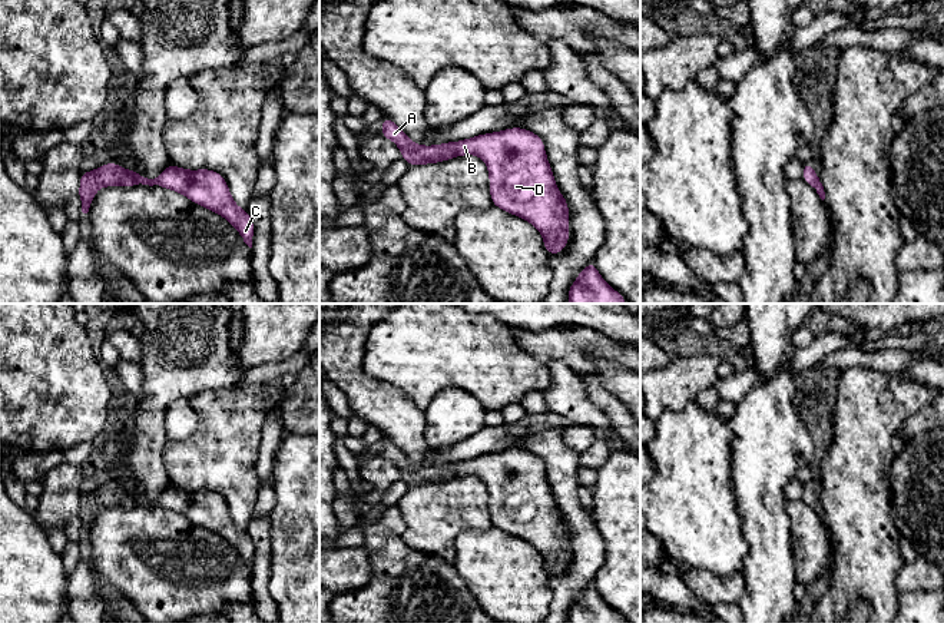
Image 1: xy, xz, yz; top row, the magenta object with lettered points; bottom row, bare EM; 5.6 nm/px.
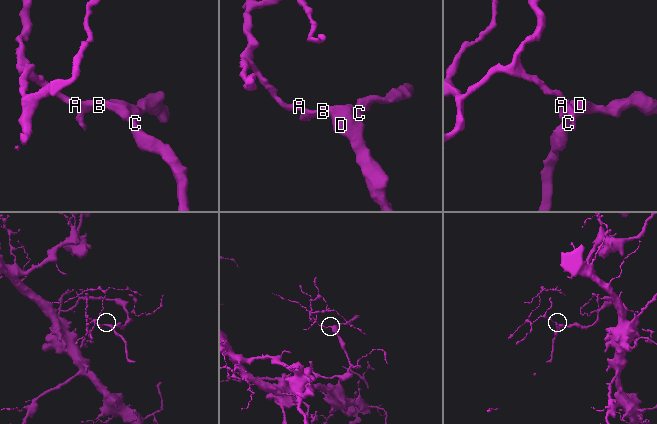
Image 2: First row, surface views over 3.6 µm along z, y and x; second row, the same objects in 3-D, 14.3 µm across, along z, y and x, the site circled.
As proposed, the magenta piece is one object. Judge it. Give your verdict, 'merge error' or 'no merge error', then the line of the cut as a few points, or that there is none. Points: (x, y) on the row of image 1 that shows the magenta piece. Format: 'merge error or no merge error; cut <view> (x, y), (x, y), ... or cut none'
no merge error; cut none

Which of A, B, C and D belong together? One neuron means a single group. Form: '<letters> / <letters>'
A B C D

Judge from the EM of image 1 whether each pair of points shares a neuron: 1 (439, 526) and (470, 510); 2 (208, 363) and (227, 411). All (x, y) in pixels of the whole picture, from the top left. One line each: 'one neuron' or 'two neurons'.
1: one neuron
2: two neurons

